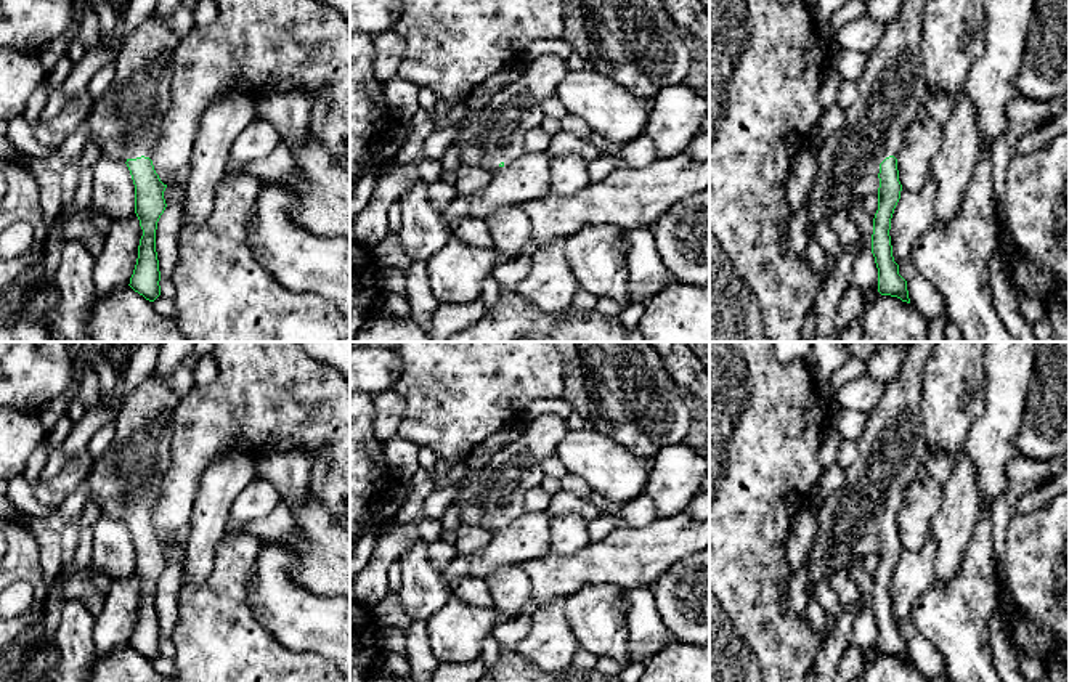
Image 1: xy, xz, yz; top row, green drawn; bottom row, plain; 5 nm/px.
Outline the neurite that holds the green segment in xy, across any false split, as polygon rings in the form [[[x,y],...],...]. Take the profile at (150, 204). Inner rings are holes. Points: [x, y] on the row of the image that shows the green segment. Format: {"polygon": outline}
{"polygon": [[[152,13],[135,30],[132,30],[114,61],[116,72],[109,88],[101,99],[93,104],[87,122],[91,128],[91,138],[101,156],[125,162],[135,185],[135,213],[140,220],[143,236],[138,246],[138,258],[130,278],[130,287],[154,302],[161,295],[161,271],[156,252],[156,229],[167,204],[164,199],[164,185],[152,165],[152,154],[157,141],[157,130],[164,114],[170,106],[170,83],[173,79],[173,55],[181,39],[169,26],[169,19]]]}

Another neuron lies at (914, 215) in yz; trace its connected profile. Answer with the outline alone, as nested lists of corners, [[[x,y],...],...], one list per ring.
[[[931,177],[918,193],[900,191],[889,229],[892,257],[899,266],[910,262],[913,244],[934,225],[934,199],[936,183]]]

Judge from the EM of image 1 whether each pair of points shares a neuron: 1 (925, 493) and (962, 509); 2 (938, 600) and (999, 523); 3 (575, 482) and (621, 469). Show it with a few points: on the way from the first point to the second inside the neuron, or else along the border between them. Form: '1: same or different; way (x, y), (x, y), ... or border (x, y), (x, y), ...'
1: different; border (941, 487), (941, 509), (930, 523), (930, 535)
2: different; border (986, 519), (992, 527), (992, 556), (999, 567)
3: different; border (569, 472), (581, 477), (594, 491)

